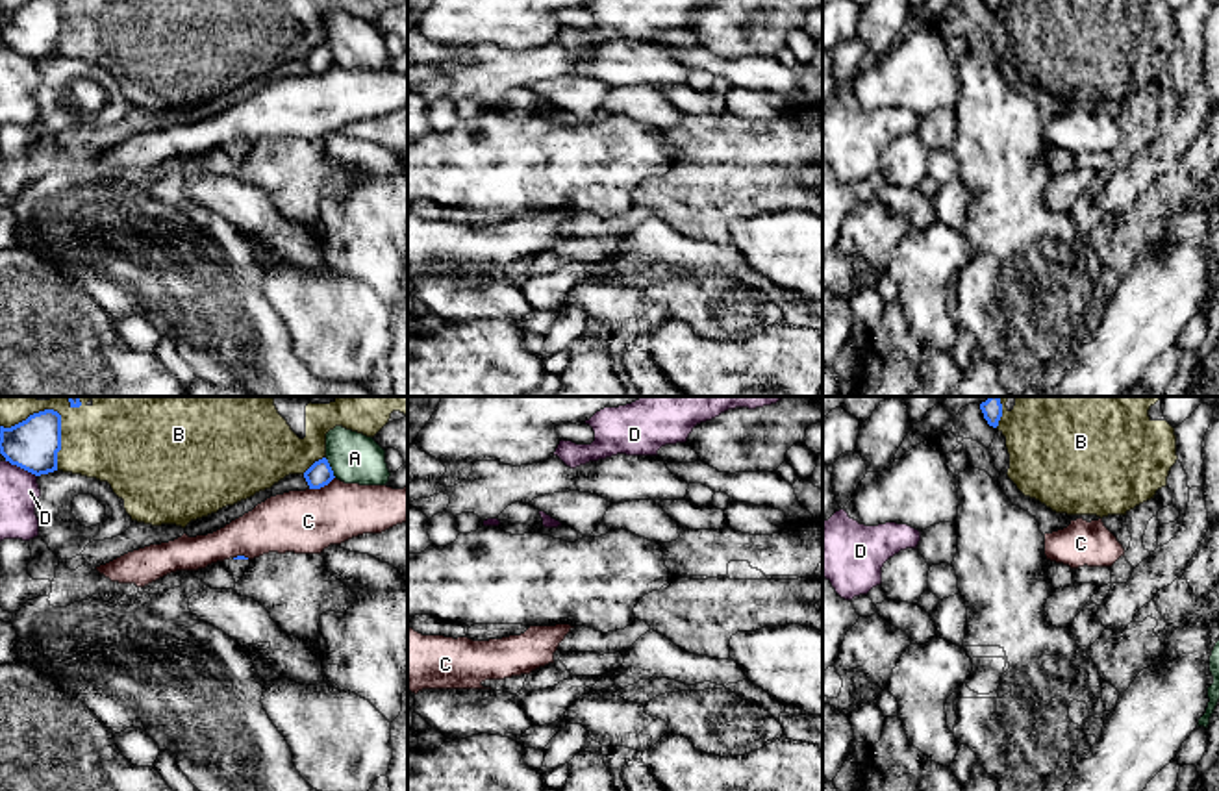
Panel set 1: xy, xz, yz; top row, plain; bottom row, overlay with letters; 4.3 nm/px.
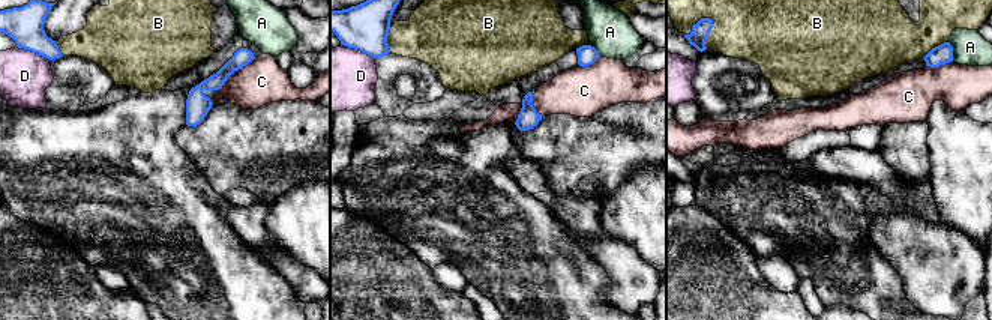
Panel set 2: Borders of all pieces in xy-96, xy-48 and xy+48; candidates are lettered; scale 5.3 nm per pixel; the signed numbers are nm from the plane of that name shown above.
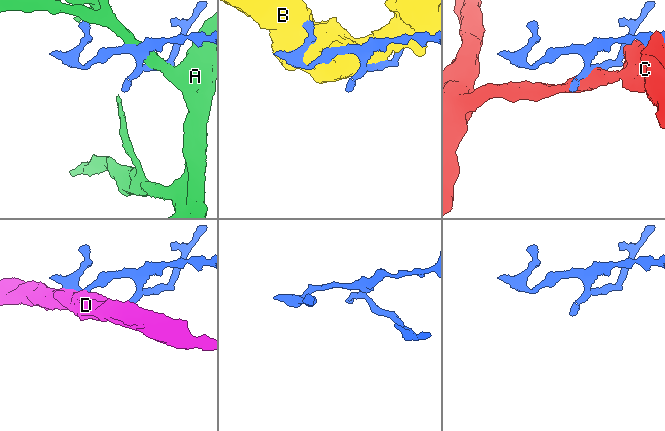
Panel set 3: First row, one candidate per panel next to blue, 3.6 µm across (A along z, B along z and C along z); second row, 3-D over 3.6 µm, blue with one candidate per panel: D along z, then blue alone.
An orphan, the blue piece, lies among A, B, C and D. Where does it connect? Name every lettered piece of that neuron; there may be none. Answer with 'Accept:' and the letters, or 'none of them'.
Accept: none of them

